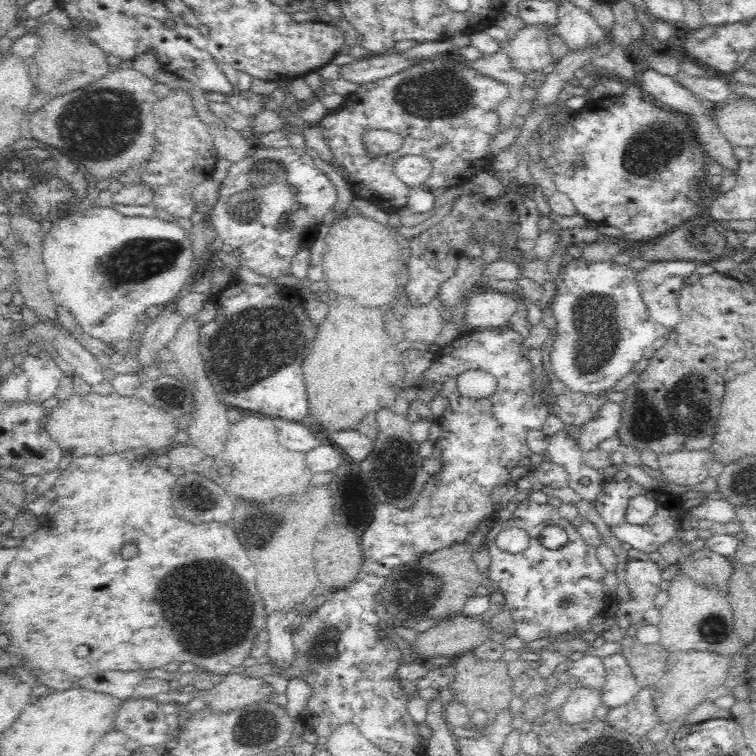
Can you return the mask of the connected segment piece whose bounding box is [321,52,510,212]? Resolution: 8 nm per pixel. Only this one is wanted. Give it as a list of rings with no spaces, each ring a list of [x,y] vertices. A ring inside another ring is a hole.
[[[452,52],[433,57],[396,75],[376,80],[375,83],[360,84],[356,92],[345,96],[344,101],[333,113],[321,118],[321,133],[330,151],[335,155],[336,165],[342,166],[348,173],[347,183],[355,196],[393,212],[407,206],[411,191],[411,188],[394,173],[395,163],[402,156],[422,156],[432,165],[431,175],[419,184],[422,190],[427,191],[458,186],[470,181],[474,174],[487,171],[487,167],[490,168],[494,160],[489,149],[490,139],[494,134],[502,132],[497,127],[499,114],[496,107],[509,97],[510,92],[504,83],[466,67],[465,60]],[[372,129],[389,130],[400,134],[404,138],[402,148],[386,156],[371,156],[364,144],[364,134]]]

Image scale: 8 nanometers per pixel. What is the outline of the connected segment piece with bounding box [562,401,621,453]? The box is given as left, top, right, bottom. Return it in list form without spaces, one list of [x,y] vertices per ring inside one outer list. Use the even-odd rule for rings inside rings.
[[[611,401],[603,404],[595,414],[595,417],[584,426],[564,425],[563,430],[573,440],[576,440],[580,450],[584,453],[598,448],[603,440],[617,436],[621,417],[621,403]]]

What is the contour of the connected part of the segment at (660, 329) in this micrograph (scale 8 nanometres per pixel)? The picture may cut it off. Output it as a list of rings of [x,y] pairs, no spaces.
[[[568,258],[554,279],[557,289],[551,309],[557,326],[549,355],[553,374],[567,390],[599,395],[602,390],[612,388],[632,372],[635,364],[643,358],[645,348],[671,332],[650,318],[635,279],[635,265],[618,264],[612,260],[588,262],[581,258]]]

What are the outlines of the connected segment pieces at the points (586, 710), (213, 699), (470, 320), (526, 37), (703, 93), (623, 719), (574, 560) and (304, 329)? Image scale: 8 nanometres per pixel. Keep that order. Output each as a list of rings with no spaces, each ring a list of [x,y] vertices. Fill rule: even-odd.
[[[576,685],[558,710],[558,715],[566,724],[580,724],[592,720],[595,710],[601,705],[600,690]]]
[[[232,673],[224,675],[224,679],[200,697],[212,712],[232,712],[249,704],[266,701],[272,693],[274,688],[270,683],[262,681],[262,677]]]
[[[472,291],[466,298],[466,322],[472,327],[494,329],[507,325],[521,299],[498,291]]]
[[[544,24],[527,25],[517,31],[506,49],[512,68],[528,75],[531,72],[542,72],[550,64],[555,65],[557,61],[551,56],[548,43],[552,34],[553,28]]]
[[[684,72],[674,77],[683,85],[686,90],[692,92],[699,100],[708,100],[718,106],[729,102],[731,92],[729,92],[726,79],[723,78],[700,78],[700,76],[690,76]]]
[[[648,686],[638,691],[630,702],[611,708],[604,720],[616,730],[634,736],[646,735],[659,724],[654,712],[653,692],[655,688]]]
[[[530,500],[520,503],[512,520],[493,519],[485,537],[483,547],[488,549],[492,559],[487,569],[490,588],[504,595],[504,608],[510,612],[516,635],[522,643],[561,634],[579,637],[591,631],[590,620],[608,608],[611,599],[604,593],[607,571],[598,561],[595,548],[584,542],[571,522],[560,517],[559,508],[548,503],[535,504]],[[546,526],[558,526],[567,533],[569,540],[564,548],[544,549],[539,536]],[[508,528],[520,528],[529,535],[529,546],[523,552],[512,555],[496,545],[498,534]]]
[[[239,279],[238,284],[229,284],[210,299],[217,309],[211,322],[199,328],[199,351],[205,362],[207,377],[220,400],[226,404],[250,410],[258,414],[266,414],[272,418],[286,418],[300,422],[309,415],[307,392],[302,372],[302,362],[312,348],[317,325],[314,324],[303,306],[303,299],[296,290],[284,288],[269,280],[265,285],[250,285]]]

